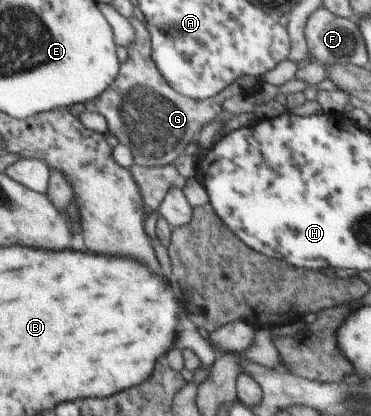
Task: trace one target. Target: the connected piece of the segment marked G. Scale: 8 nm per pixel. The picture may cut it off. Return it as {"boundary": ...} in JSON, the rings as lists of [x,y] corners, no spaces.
{"boundary":[[[133,16],[129,19],[135,41],[127,47],[129,58],[120,65],[116,81],[96,99],[85,102],[86,111],[99,113],[106,117],[109,132],[117,138],[119,144],[131,147],[133,162],[141,167],[160,167],[174,164],[175,159],[183,154],[190,142],[199,137],[203,125],[214,120],[215,115],[221,113],[223,101],[247,93],[249,89],[255,93],[257,79],[242,76],[208,99],[191,99],[177,93],[173,87],[161,76],[157,65],[153,62],[151,35],[146,27]]]}

